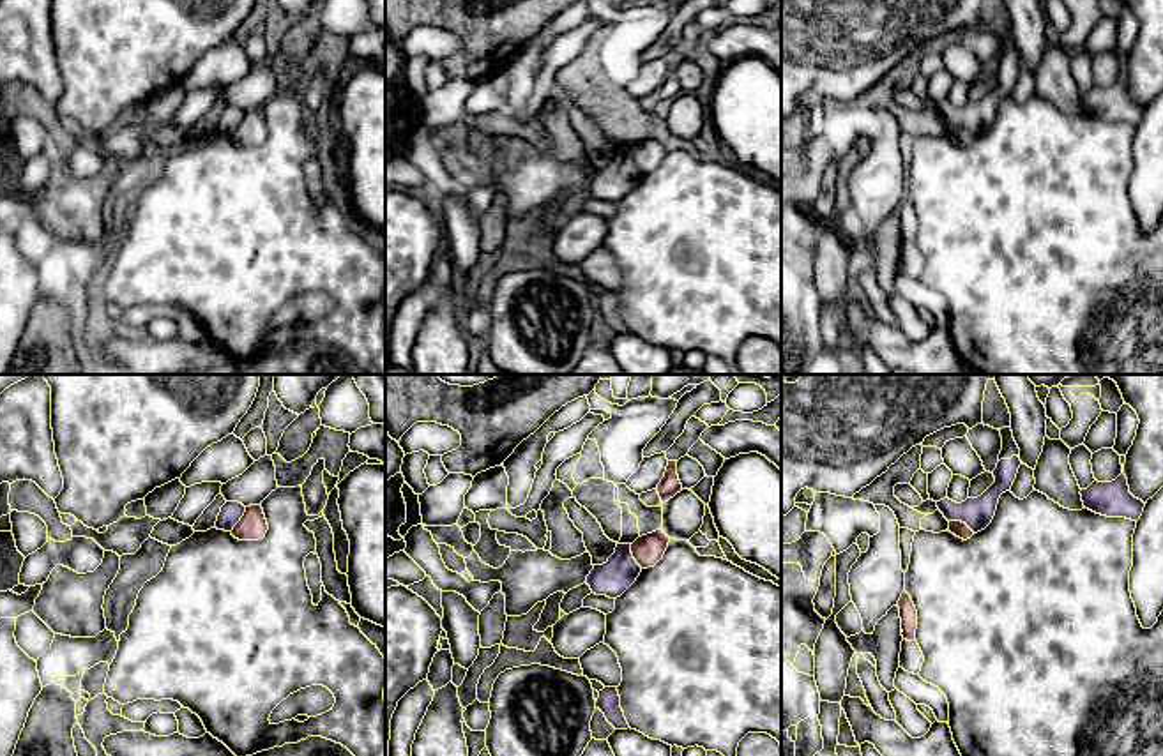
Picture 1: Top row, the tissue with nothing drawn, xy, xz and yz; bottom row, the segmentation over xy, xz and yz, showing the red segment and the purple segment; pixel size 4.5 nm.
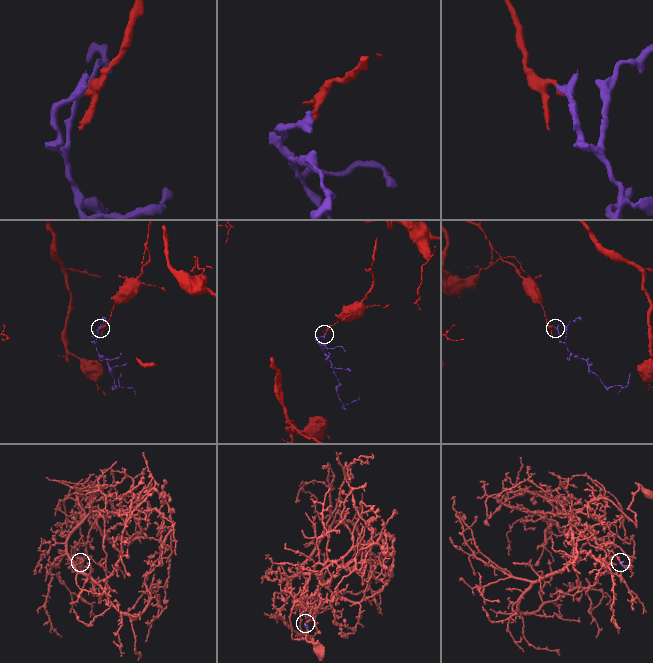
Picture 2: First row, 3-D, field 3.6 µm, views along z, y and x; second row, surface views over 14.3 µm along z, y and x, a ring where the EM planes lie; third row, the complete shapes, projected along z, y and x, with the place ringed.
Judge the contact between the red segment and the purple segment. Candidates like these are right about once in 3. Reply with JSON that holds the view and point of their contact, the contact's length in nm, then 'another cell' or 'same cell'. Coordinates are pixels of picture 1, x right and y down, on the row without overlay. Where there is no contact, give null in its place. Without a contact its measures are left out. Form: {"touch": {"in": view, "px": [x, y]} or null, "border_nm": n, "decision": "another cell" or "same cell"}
{"touch": {"in": "yz", "px": [960, 126]}, "border_nm": 130, "decision": "another cell"}

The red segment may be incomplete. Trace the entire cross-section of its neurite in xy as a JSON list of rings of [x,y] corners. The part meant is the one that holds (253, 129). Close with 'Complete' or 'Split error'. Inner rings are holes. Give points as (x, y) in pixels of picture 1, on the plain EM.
[[[262,110],[246,111],[244,120],[233,131],[232,140],[239,145],[260,145],[269,134]]]. Complete

